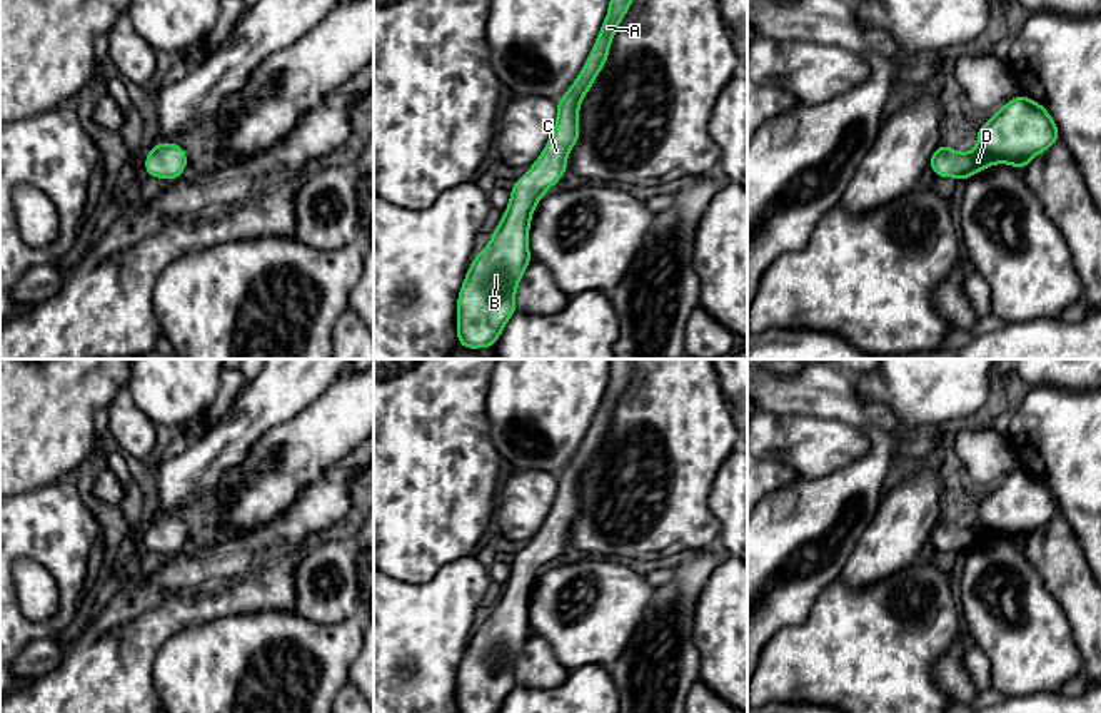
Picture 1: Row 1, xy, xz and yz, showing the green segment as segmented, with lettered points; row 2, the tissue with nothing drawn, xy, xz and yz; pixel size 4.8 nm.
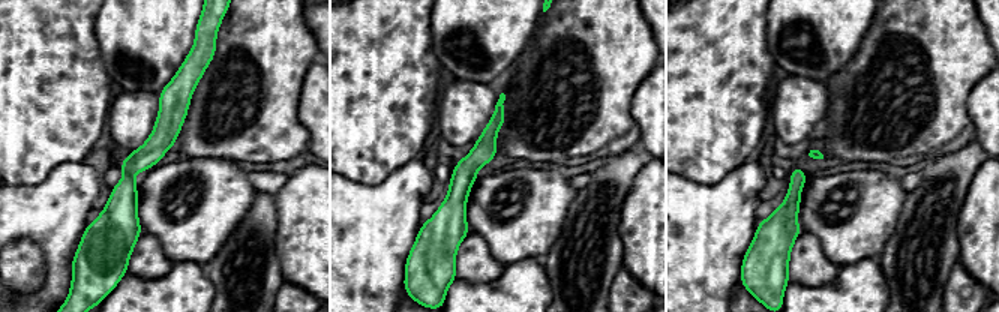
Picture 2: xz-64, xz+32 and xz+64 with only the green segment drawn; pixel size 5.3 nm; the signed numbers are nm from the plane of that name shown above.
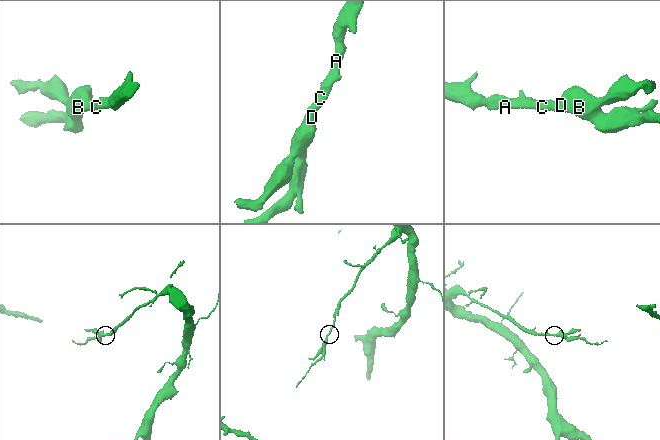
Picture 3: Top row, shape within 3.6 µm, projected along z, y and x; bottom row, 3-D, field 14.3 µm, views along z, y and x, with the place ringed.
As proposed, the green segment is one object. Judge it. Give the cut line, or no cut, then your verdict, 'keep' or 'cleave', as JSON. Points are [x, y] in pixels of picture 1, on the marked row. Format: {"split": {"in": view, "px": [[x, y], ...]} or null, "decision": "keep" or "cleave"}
{"split": null, "decision": "keep"}

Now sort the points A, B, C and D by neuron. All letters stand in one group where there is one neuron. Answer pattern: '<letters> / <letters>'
A B C D

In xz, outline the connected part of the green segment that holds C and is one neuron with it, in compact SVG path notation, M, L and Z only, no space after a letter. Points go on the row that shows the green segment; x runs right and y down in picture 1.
M611 0L594 47L569 90L557 100L554 130L527 174L510 190L510 202L490 242L474 255L457 297L460 347L494 347L507 321L517 312L515 292L529 264L529 229L535 205L567 170L567 157L581 135L579 109L607 62L619 22L632 0Z

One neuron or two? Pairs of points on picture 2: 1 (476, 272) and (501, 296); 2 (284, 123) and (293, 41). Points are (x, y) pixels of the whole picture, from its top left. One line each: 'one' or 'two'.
1: two
2: one

